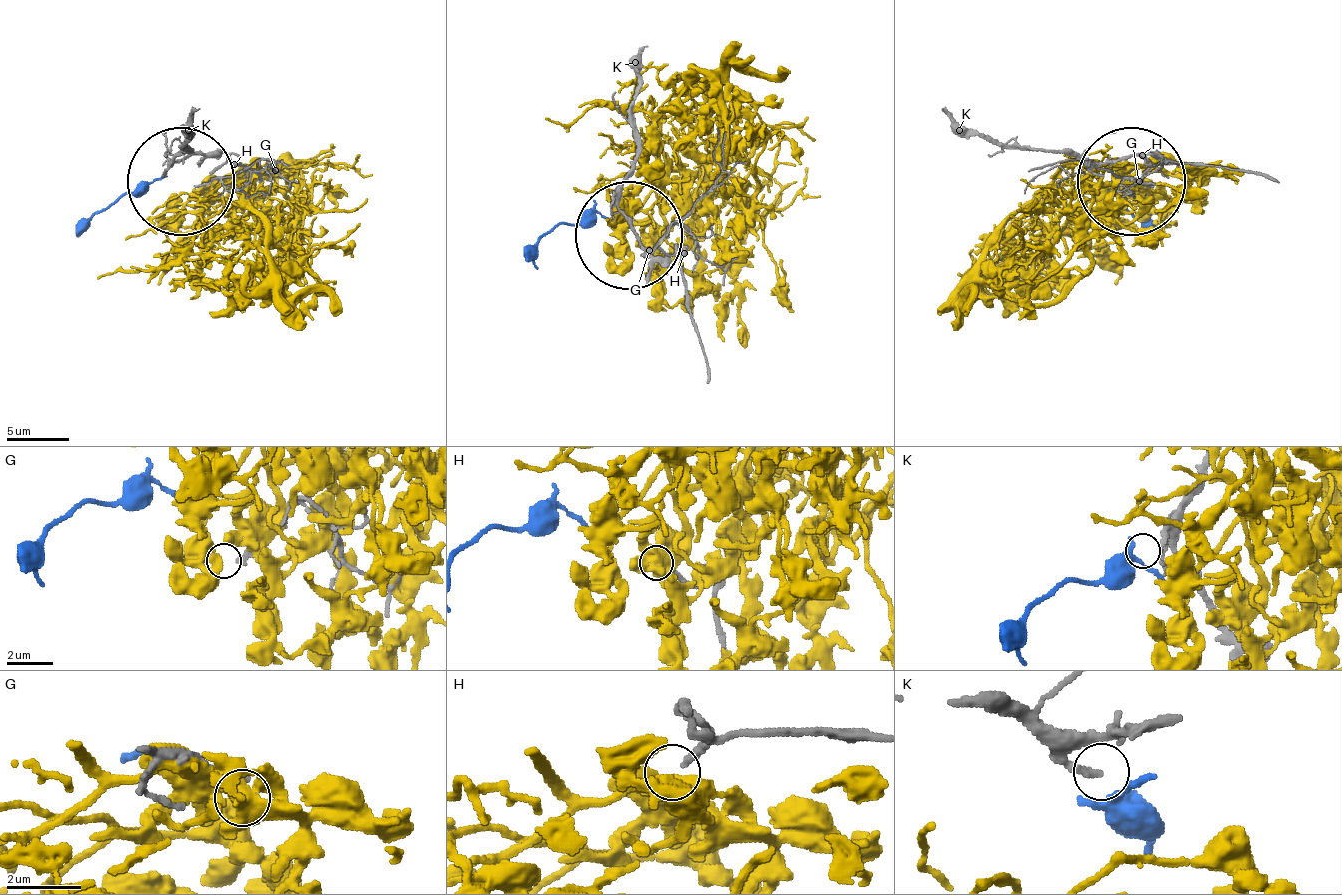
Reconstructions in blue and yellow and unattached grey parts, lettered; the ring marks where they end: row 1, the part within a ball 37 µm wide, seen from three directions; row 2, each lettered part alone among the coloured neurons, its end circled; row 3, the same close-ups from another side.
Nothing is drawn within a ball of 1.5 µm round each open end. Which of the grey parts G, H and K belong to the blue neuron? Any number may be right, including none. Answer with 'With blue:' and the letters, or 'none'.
With blue: none

